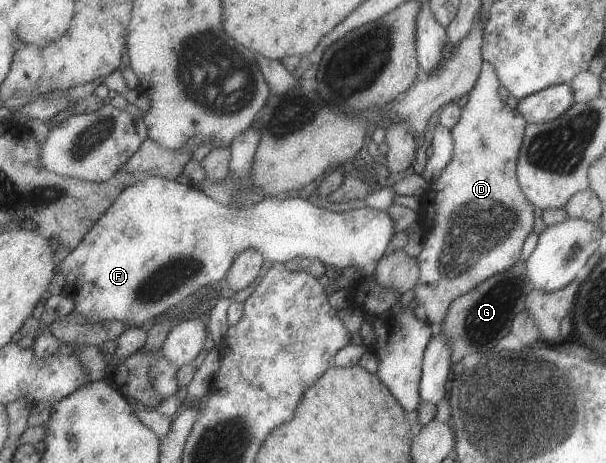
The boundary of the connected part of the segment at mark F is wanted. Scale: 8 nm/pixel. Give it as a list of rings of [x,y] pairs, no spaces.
[[[149,176],[138,181],[135,185],[129,186],[122,191],[117,199],[109,206],[106,212],[101,213],[101,217],[90,227],[90,230],[83,236],[83,239],[72,249],[69,255],[61,262],[61,273],[65,277],[66,285],[64,292],[73,297],[76,305],[73,312],[81,312],[94,320],[127,321],[130,327],[141,327],[149,318],[161,315],[170,307],[177,305],[188,295],[195,293],[204,285],[213,285],[213,283],[222,283],[225,280],[226,273],[233,263],[233,260],[249,248],[258,249],[265,260],[274,262],[288,262],[289,260],[309,258],[321,260],[325,265],[329,264],[334,268],[345,270],[348,267],[355,266],[359,269],[360,277],[373,277],[375,268],[381,256],[386,253],[391,239],[395,235],[395,222],[387,210],[379,211],[372,207],[362,207],[349,209],[346,212],[332,212],[321,209],[308,199],[302,199],[298,196],[292,196],[286,199],[277,197],[263,198],[260,202],[250,206],[231,206],[217,203],[212,197],[209,197],[200,186],[191,183],[182,184],[177,179],[168,180],[162,177]]]

